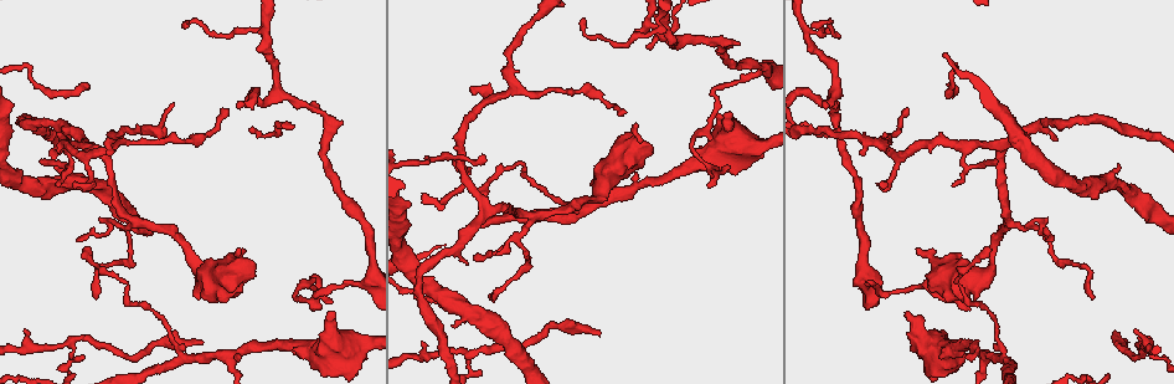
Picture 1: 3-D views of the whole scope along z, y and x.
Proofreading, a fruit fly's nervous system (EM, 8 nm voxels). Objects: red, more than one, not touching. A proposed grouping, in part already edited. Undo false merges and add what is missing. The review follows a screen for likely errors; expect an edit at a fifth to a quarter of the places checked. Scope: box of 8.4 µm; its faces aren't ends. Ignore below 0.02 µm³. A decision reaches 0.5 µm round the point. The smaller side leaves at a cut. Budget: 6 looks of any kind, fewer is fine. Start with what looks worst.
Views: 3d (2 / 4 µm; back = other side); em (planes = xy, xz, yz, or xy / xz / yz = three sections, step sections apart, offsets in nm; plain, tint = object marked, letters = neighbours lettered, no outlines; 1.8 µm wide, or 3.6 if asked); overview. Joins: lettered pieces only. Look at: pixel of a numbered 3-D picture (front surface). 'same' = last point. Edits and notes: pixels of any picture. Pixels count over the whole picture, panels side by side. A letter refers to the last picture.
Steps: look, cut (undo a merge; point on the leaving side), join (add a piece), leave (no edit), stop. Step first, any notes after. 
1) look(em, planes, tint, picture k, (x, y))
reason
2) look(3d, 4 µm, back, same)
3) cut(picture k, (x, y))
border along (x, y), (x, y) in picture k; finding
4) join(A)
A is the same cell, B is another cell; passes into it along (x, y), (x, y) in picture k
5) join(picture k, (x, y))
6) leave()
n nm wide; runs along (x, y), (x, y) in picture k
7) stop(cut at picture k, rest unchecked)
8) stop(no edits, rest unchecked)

look(em, planes, tint, picture 1, (469, 88))
tapers out

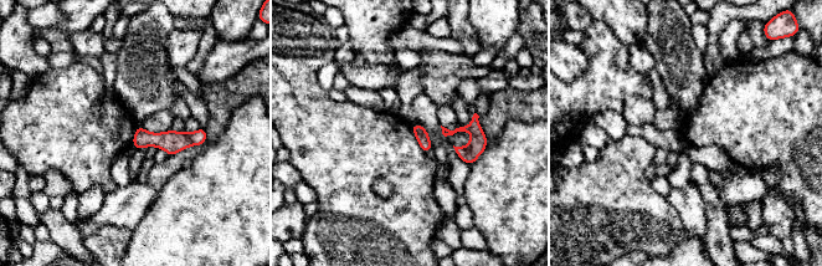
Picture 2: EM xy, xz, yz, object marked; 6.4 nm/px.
look(em, planes, letters, same)
see the neighbours

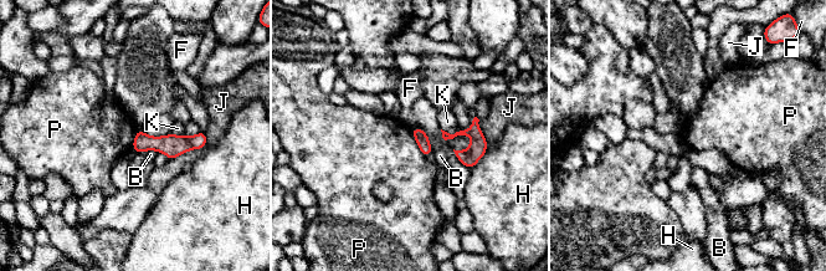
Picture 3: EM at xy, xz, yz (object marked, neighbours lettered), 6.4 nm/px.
leave()
80 nm wide; B, F, H, J, K and P are other cells; runs along (203, 142), (142, 143), (136, 146) in picture 3; none of them fits

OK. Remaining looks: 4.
look(em, xy, step 4, plain, picture 1, (1056, 141))
an open end

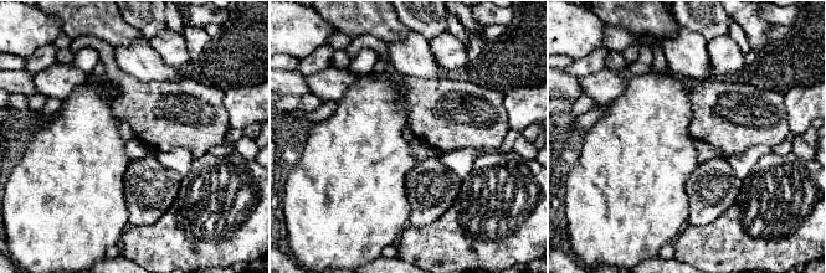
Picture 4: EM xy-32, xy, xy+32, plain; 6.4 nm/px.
look(em, xy, step 4, letters, same)
see the neighbours

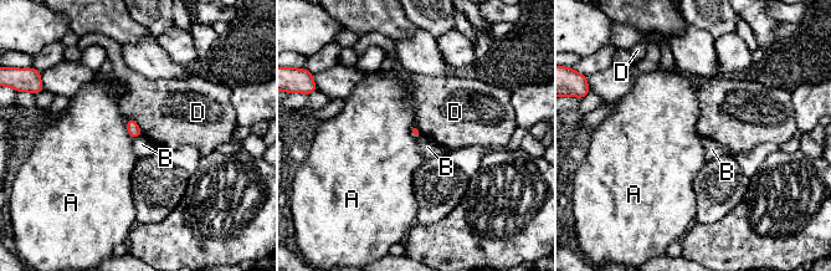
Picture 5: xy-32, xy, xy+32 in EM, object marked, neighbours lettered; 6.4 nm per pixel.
leave()
A, B and D are other cells; border along (142, 134), (133, 139) in picture 5; no lettered piece goes on from it

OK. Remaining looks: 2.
look(em, planes, letters, picture 1, (203, 343))
branch stops here

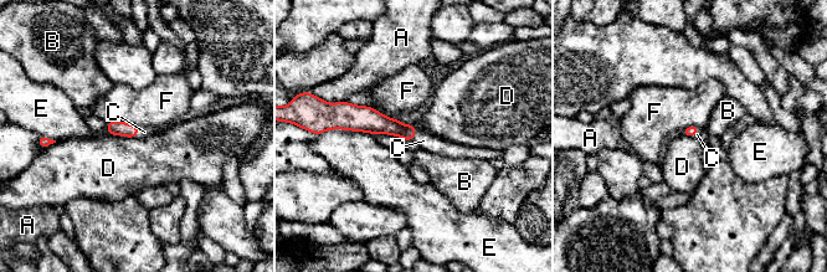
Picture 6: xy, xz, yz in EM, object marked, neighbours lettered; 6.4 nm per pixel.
join(C)
E touches over 300 nm; C is the same cell, A, B, D, E and F are other cells; it goes on there

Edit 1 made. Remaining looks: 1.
stop(join at picture 6, rest unchecked)

